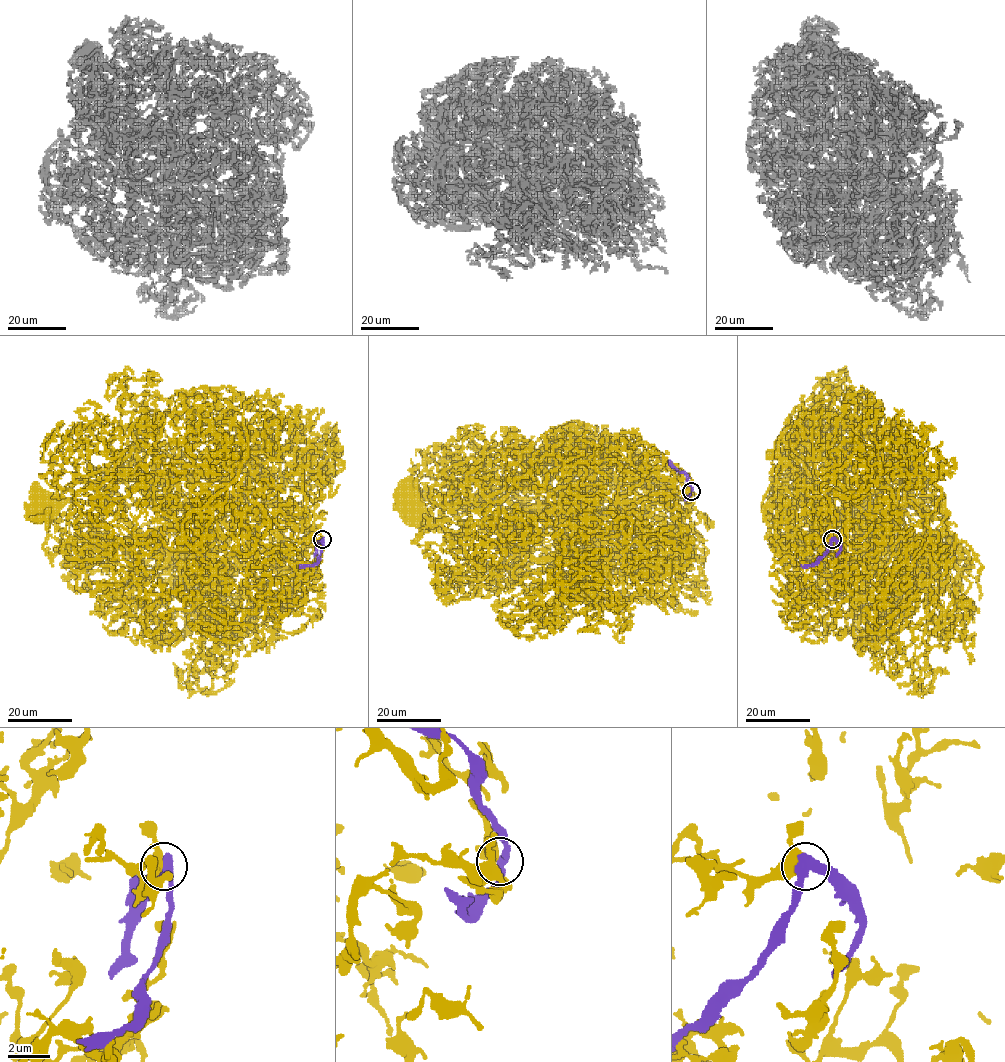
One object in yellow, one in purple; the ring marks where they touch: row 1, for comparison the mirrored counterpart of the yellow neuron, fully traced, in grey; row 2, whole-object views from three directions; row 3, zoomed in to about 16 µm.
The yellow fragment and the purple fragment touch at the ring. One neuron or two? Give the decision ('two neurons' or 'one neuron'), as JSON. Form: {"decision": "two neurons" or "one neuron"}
{"decision": "two neurons"}

